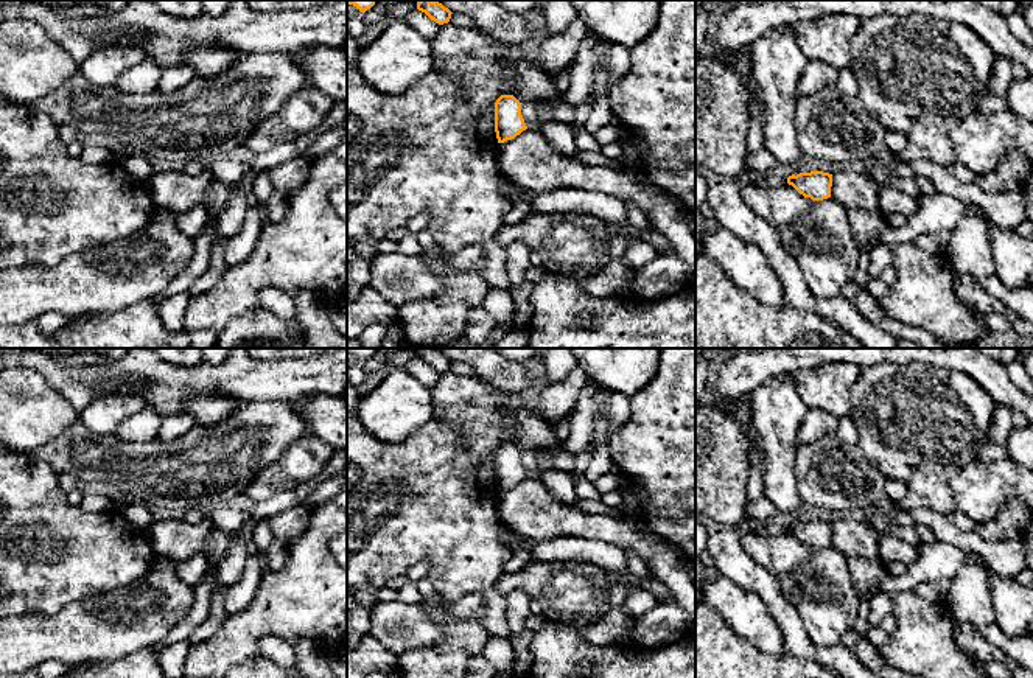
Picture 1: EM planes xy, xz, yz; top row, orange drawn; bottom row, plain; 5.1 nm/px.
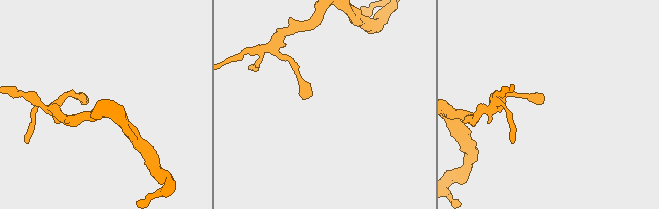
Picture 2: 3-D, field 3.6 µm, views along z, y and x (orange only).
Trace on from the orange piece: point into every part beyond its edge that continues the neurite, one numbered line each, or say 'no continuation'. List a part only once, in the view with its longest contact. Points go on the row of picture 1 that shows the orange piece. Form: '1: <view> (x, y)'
no continuation

